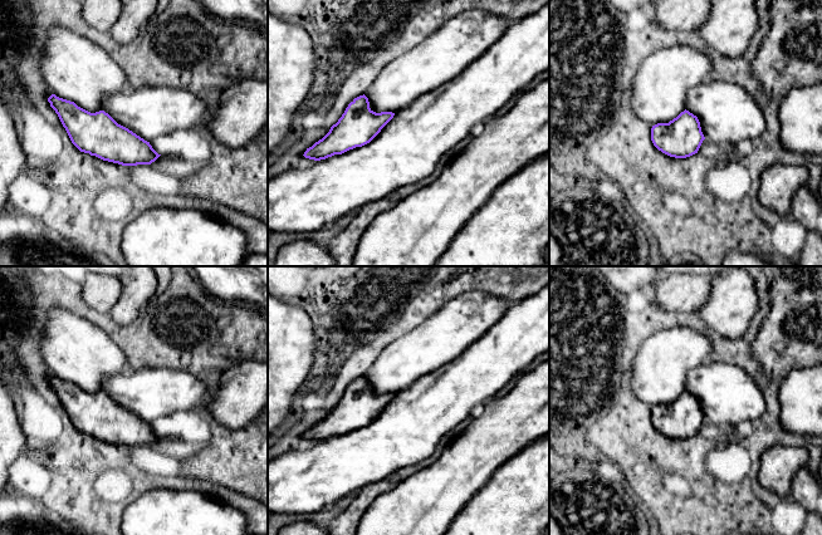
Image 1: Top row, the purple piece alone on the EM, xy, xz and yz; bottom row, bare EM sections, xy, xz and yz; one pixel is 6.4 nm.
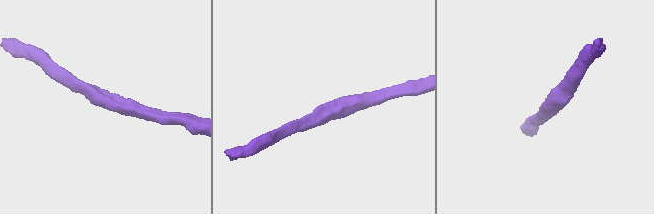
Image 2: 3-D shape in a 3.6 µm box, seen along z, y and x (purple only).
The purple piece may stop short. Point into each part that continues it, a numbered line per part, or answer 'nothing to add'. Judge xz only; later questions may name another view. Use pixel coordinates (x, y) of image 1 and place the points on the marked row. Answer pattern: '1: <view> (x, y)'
1: xz (409, 147)

